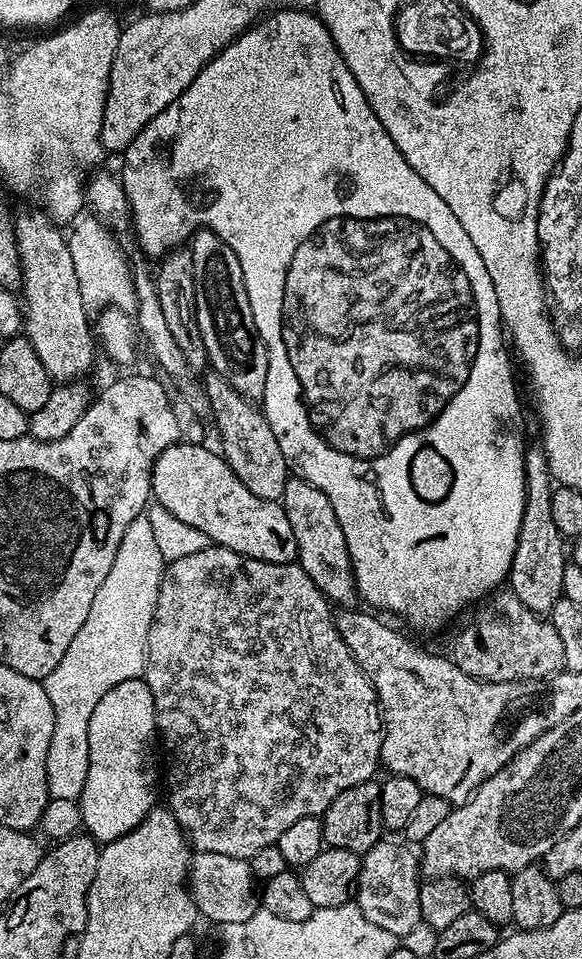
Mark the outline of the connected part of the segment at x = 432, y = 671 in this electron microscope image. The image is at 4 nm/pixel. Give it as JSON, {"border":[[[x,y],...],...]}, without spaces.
{"border":[[[355,607],[343,609],[338,616],[338,627],[342,642],[346,642],[350,654],[354,654],[358,666],[374,686],[376,699],[380,701],[380,717],[384,720],[381,765],[385,769],[388,767],[387,771],[391,775],[414,778],[424,793],[446,798],[450,806],[465,804],[480,783],[500,769],[496,765],[492,720],[500,716],[500,708],[504,708],[512,696],[520,696],[520,688],[513,684],[491,684],[485,680],[476,680],[462,671],[447,655],[435,656],[434,653],[419,648],[398,629],[383,624],[379,615],[371,611],[358,611]]]}

